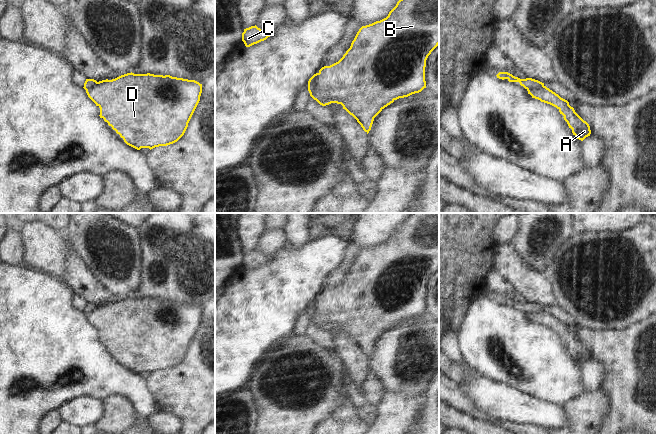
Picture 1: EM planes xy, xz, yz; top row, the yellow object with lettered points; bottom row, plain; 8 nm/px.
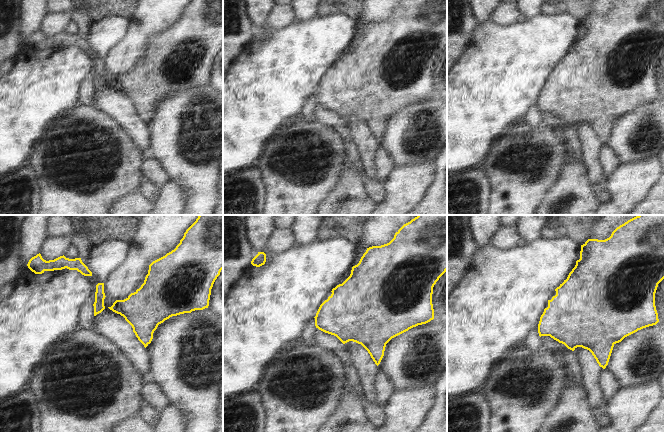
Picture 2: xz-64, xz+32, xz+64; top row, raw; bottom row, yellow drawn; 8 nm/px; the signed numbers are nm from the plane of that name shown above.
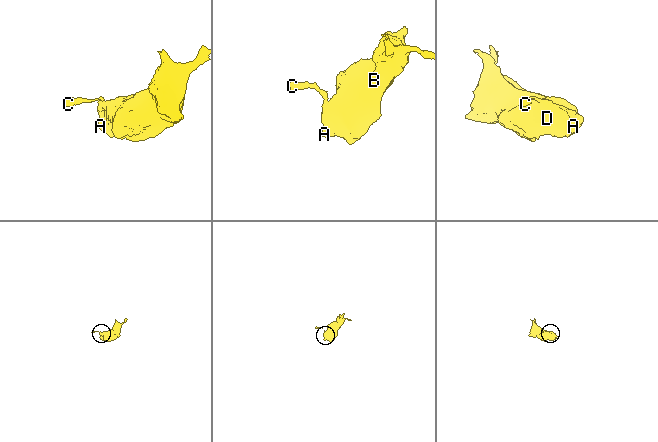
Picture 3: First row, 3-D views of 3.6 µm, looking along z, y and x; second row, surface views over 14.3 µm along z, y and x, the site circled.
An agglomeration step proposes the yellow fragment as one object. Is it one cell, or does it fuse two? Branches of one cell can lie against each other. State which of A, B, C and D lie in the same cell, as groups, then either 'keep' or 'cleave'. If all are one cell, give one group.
groups A B D / C; cleave

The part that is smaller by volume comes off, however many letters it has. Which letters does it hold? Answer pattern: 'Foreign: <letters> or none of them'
Foreign: C

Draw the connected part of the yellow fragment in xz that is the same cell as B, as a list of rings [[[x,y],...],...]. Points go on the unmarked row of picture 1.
[[[411,213],[400,223],[388,240],[362,250],[343,281],[315,298],[310,320],[320,329],[341,328],[368,358],[374,342],[399,322],[408,321],[426,312],[425,291],[431,276],[439,269],[439,213]]]

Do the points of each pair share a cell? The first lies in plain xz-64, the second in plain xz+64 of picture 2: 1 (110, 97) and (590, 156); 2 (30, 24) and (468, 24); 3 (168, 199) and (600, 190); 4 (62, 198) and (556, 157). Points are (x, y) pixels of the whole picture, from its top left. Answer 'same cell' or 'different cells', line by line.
1: same cell
2: different cells
3: different cells
4: same cell

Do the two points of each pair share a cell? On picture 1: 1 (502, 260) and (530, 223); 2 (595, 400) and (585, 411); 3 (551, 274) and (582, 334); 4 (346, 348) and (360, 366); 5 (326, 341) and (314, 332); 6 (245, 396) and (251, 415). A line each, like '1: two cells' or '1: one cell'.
1: two cells
2: one cell
3: two cells
4: one cell
5: one cell
6: one cell

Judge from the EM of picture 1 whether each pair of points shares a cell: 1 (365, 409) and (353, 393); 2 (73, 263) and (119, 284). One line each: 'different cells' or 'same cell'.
1: same cell
2: different cells

